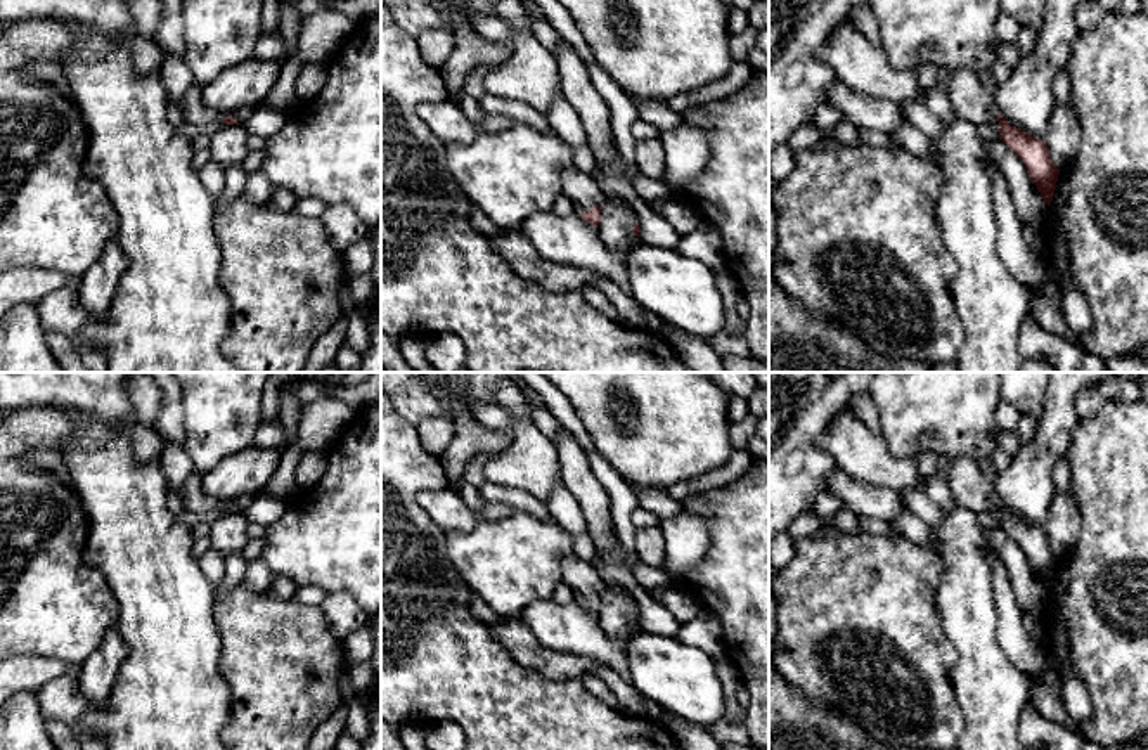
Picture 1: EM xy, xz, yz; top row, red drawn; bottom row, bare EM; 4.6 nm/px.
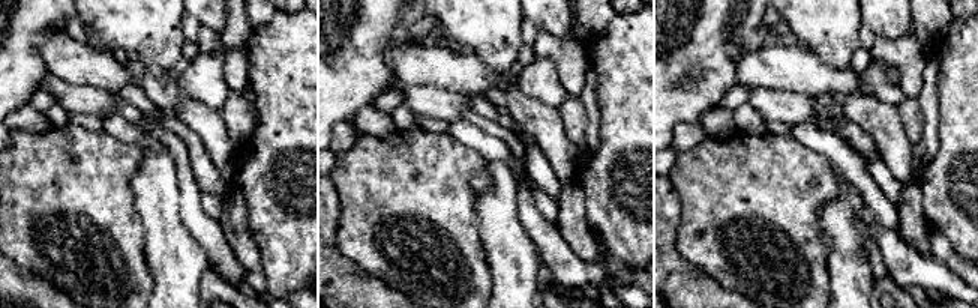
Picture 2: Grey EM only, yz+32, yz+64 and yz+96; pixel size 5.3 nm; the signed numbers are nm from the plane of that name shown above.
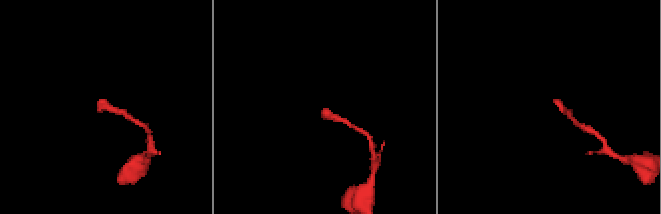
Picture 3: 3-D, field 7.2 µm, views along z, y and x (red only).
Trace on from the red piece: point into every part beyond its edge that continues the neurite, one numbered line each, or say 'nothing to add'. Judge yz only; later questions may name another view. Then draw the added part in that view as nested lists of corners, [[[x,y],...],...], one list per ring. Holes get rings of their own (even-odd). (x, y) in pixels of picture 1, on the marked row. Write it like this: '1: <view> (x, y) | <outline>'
nothing to add

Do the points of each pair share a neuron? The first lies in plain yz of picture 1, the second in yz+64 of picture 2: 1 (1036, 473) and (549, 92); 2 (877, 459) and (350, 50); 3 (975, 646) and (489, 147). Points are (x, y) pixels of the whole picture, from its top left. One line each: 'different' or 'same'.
1: same
2: different
3: different

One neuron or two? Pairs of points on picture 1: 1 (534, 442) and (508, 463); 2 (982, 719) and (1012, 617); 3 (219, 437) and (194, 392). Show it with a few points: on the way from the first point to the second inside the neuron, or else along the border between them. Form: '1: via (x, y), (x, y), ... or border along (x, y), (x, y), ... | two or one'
1: via (527, 449), (515, 461) | one
2: border along (994, 610), (998, 617), (998, 645), (1029, 681) | two
3: via (219, 426), (219, 416), (205, 402) | one

